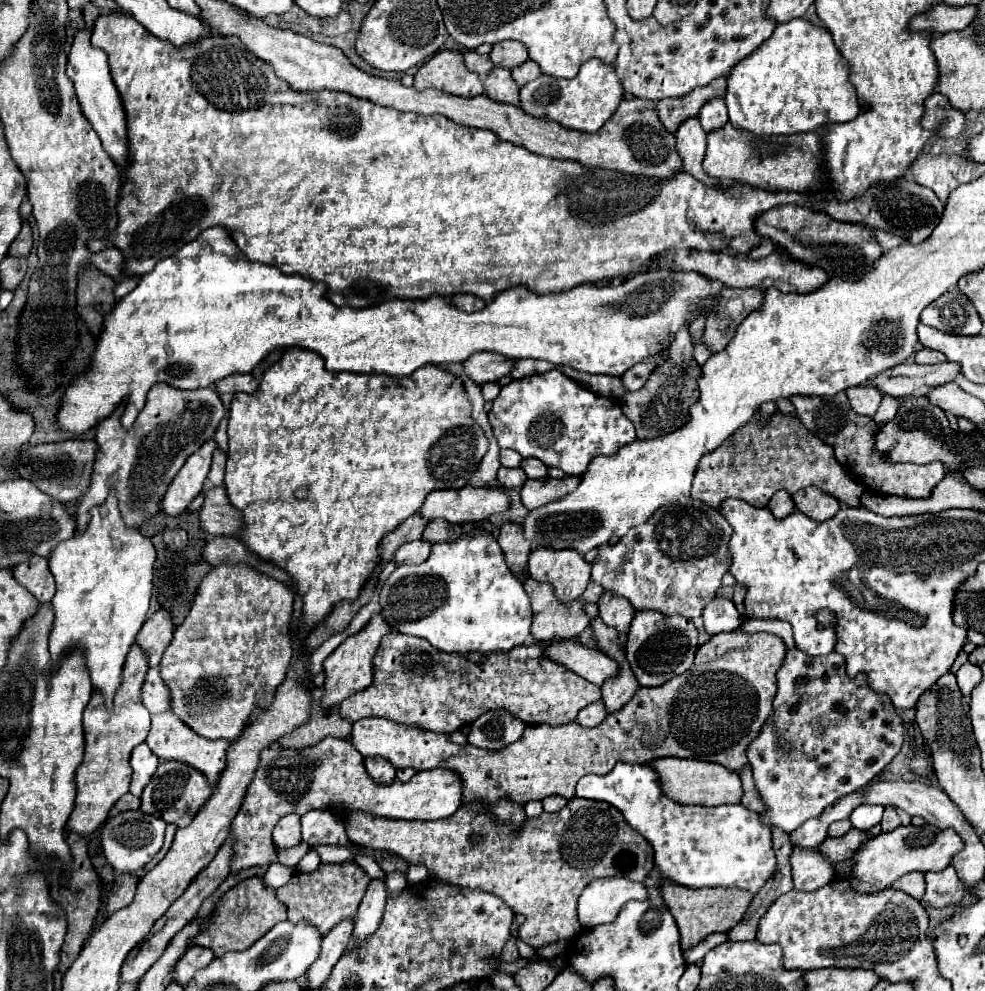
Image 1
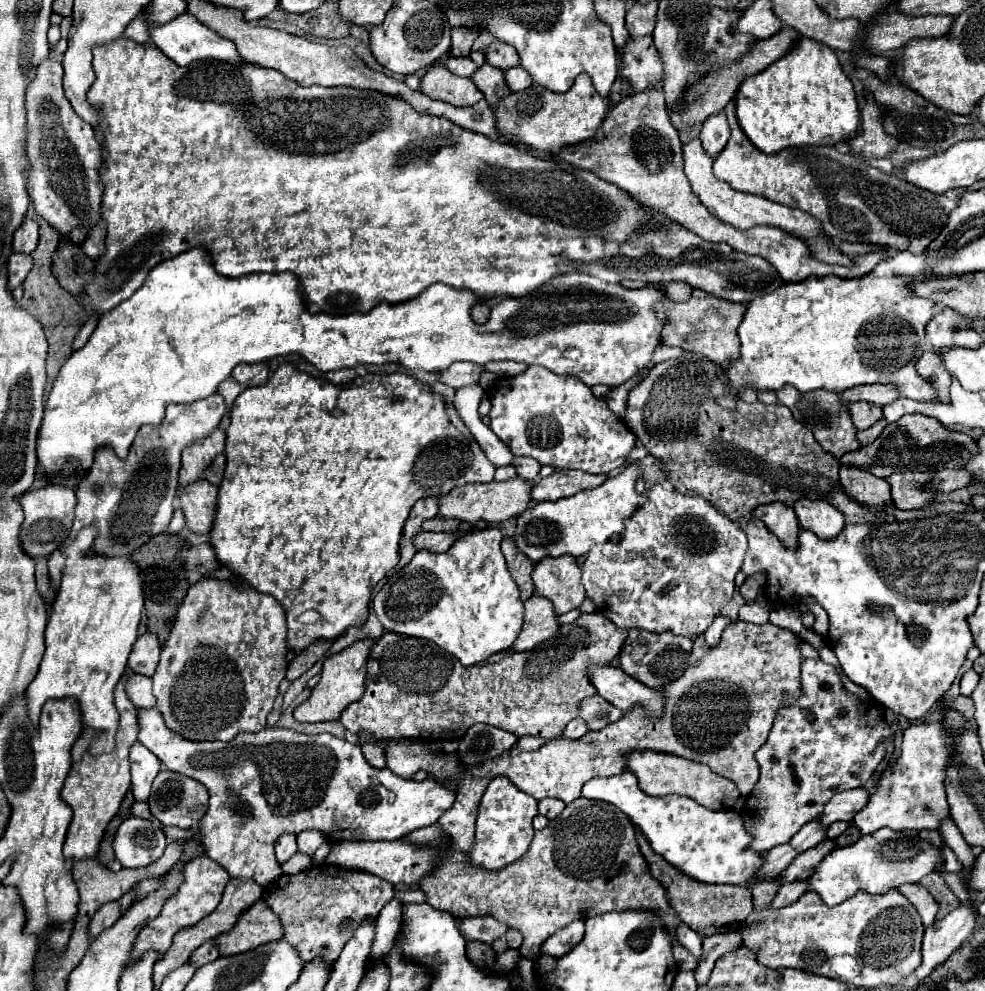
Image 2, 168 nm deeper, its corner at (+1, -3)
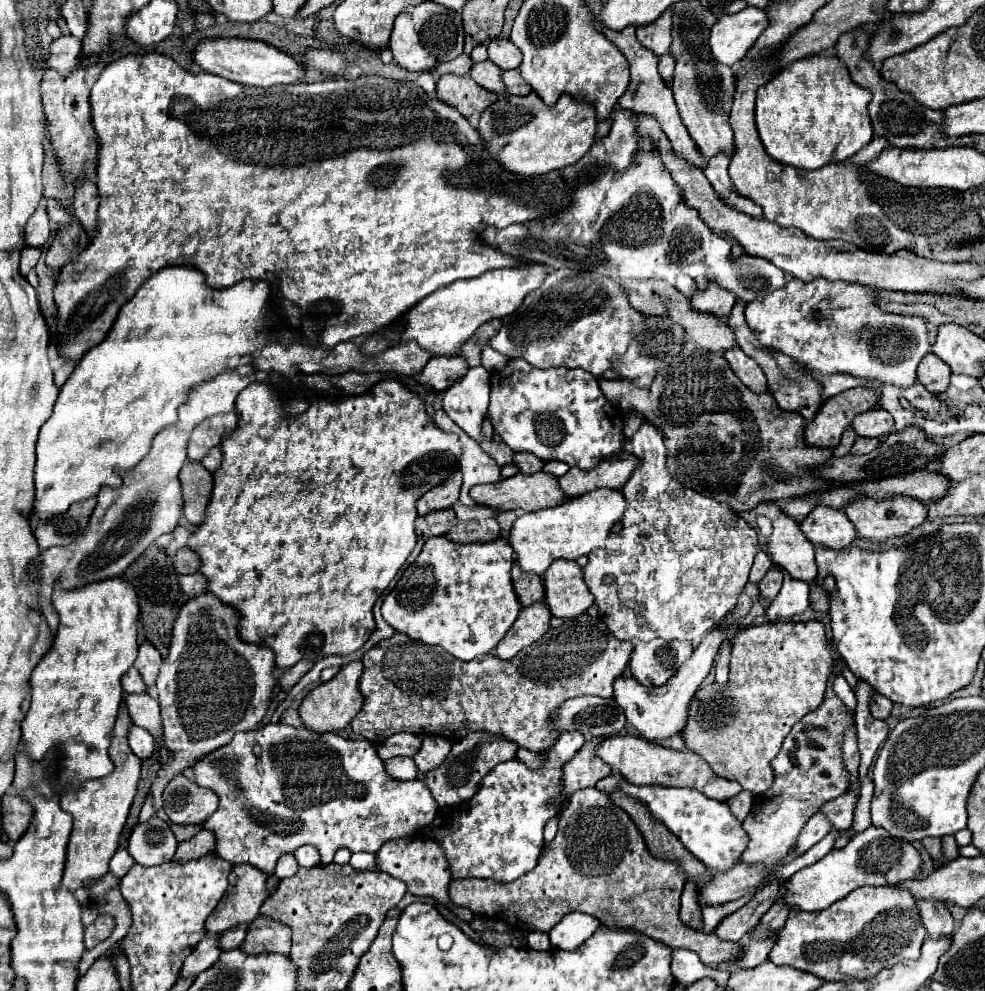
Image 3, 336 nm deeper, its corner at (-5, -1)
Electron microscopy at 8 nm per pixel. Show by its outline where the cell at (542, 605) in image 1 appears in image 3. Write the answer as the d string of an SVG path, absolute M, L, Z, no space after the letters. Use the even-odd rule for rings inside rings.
M536 602L534 606L522 608L522 612L518 614L514 626L502 638L502 642L498 644L494 654L500 660L510 660L522 648L526 648L526 646L534 644L536 640L540 640L550 630L550 624L548 624L550 616L552 614L550 614L550 610L544 602Z

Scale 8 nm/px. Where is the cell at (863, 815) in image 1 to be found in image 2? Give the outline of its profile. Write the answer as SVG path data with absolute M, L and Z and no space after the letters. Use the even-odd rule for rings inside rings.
M940 718L928 722L916 722L904 730L902 754L896 766L888 766L878 784L878 790L870 796L870 802L854 816L854 826L862 834L872 834L880 828L892 830L936 830L940 820L946 818L948 802L944 792L944 768L948 766L954 736L946 734Z

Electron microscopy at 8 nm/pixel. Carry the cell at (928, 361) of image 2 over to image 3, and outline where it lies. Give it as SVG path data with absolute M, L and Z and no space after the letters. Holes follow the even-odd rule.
M926 354L918 366L918 382L928 390L928 392L944 392L948 388L950 382L950 374L952 370L940 360L936 358L936 354Z

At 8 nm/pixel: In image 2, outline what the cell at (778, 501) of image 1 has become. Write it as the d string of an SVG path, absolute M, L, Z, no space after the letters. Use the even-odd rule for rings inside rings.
M772 502L756 508L754 518L760 518L770 532L774 532L786 548L796 548L798 546L798 532L800 524L794 514L794 510L786 504Z

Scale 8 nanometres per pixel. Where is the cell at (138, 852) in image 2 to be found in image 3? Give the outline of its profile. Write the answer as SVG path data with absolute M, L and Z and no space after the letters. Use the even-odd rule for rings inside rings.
M158 816L138 824L128 840L130 856L142 866L158 866L174 858L178 840L174 838L170 824Z

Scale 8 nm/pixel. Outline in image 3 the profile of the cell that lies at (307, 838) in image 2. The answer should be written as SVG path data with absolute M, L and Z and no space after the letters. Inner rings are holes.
M302 846L294 854L296 854L296 860L298 860L298 866L314 868L314 866L320 864L320 854L318 854L318 850L314 850L314 846Z

